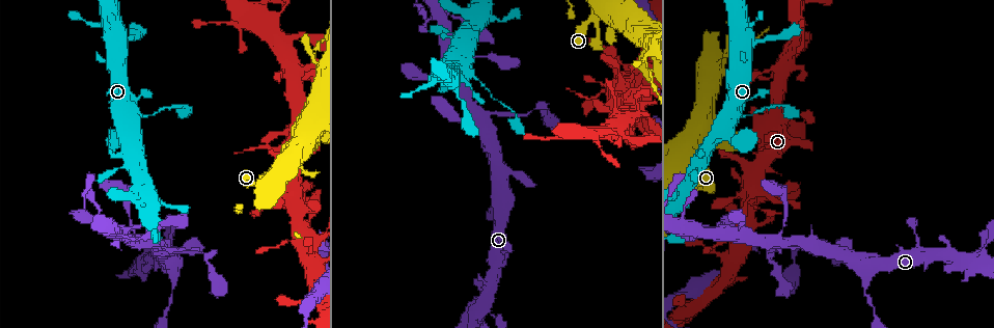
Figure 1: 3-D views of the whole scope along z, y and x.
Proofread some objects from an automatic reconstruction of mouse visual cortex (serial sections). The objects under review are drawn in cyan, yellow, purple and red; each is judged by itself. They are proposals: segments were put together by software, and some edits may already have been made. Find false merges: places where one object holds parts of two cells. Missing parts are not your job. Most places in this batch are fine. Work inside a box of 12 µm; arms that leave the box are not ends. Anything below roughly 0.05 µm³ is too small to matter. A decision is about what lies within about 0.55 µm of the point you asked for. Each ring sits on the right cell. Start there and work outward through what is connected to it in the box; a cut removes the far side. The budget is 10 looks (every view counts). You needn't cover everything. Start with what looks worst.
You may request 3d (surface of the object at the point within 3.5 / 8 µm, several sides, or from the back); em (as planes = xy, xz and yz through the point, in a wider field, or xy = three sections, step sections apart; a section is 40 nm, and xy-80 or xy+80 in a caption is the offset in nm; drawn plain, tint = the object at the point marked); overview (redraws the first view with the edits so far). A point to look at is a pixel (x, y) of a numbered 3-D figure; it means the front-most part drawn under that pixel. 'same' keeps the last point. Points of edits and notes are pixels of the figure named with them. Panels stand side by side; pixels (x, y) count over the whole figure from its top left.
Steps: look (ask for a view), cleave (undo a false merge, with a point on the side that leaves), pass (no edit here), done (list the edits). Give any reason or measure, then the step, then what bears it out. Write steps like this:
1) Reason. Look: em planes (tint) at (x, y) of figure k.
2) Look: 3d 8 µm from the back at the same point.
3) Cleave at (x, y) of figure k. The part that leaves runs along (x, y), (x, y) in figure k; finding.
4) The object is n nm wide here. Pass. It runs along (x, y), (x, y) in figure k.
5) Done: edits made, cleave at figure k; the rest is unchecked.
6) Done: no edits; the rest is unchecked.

Abrupt turn. Look: 3d 3.5 µm at (188, 249) of figure 1.

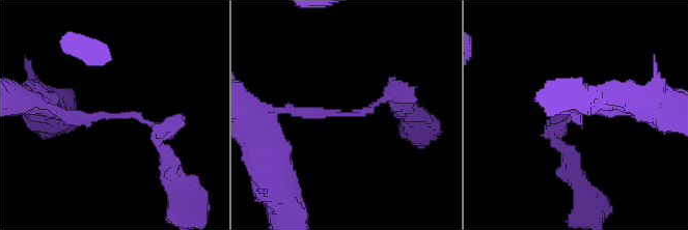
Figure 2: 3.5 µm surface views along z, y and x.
The arms are 150, 150 nm wide; shape alone is not enough. Look: em xy step 1 (tint) at (347, 112) of figure 2.

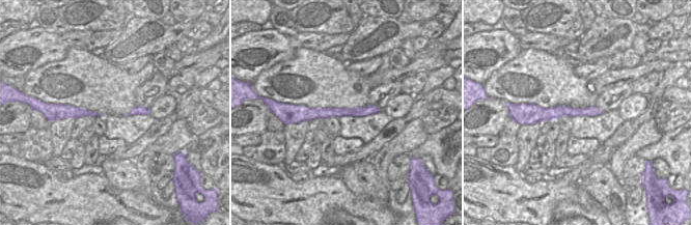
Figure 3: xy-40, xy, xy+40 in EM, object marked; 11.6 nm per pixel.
Pass. It runs along (302, 108), (306, 112), (375, 110) in figure 3; all the same cell.

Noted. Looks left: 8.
Thick turns thin. Look: 3d 3.5 µm at (142, 113) of figure 1.

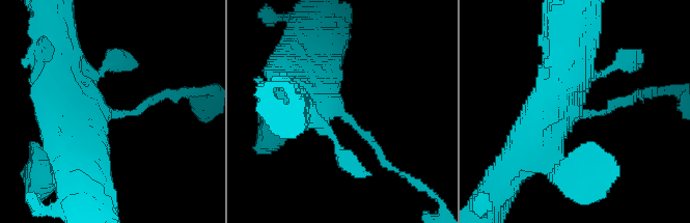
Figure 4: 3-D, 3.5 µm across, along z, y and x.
Shape alone is not enough. Look: em xy step 5 (tint) at (575, 115) of figure 4.

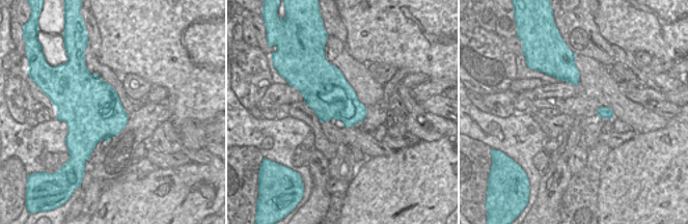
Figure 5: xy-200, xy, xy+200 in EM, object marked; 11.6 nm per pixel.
Pass. It runs along (301, 113), (330, 103), (381, 156) in figure 4; one cell here.

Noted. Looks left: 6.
Look: 3d 8 µm at (311, 254) of figure 1.

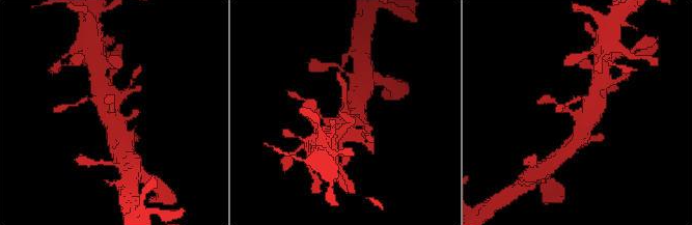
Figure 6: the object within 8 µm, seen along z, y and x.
Look: 3d 3.5 µm at (347, 109) of figure 6.

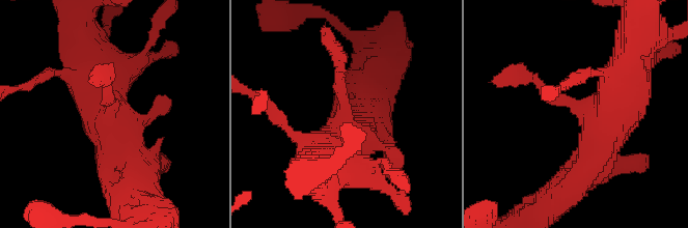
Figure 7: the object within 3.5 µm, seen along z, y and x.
Need the tissue. Look: em planes (tint) at (347, 116) of figure 7.

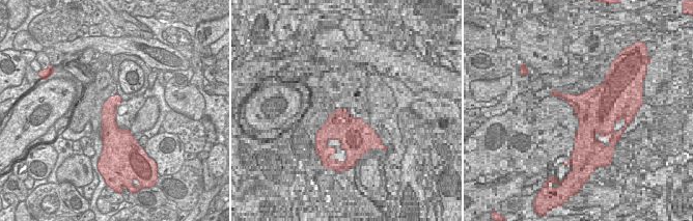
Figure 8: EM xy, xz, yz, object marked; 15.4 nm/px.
Pass. It runs along (346, 164), (349, 134), (339, 57) in figure 7; one cell here.

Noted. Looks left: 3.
Abrupt turn. Look: 3d 3.5 µm at (608, 20) of figure 1.

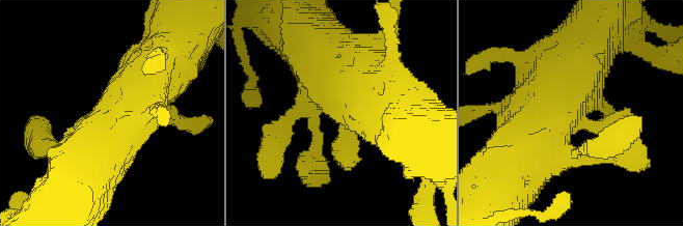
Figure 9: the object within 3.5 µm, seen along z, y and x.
Need the tissue. Look: em xy step 3 (tint) at (574, 120) of figure 9.

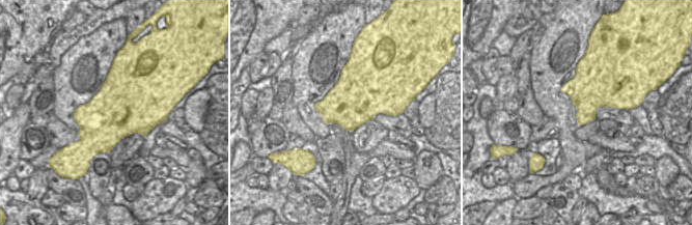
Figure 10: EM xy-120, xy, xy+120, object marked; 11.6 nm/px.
The object is 600 nm wide here. Pass. It runs along (116, 126), (170, 62), (187, 25) in figure 9; one cell here.

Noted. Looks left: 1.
Done: no edits; the rest is unchecked.

